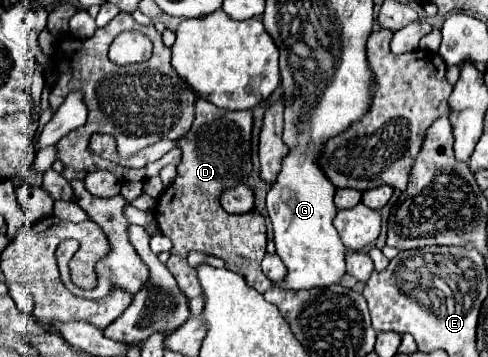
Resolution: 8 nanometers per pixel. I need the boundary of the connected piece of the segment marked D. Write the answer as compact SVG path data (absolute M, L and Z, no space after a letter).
M196 99L196 119L184 143L178 141L158 141L150 147L140 149L128 159L122 159L116 151L116 139L112 135L96 135L92 137L92 151L110 161L144 161L144 163L120 163L124 167L144 167L164 153L168 153L174 145L182 149L182 161L178 163L178 175L174 183L164 189L156 205L156 223L162 235L170 237L172 251L168 259L168 269L176 277L180 289L186 297L200 297L202 287L198 275L192 275L192 267L186 263L190 251L202 251L206 255L214 255L224 259L224 267L242 275L246 285L256 289L258 293L266 293L272 287L272 281L262 273L260 263L266 253L266 223L263 215L253 210L244 215L230 215L220 207L220 193L226 187L238 185L252 171L250 163L250 131L252 131L252 113L250 111L224 111L216 109L216 105Z

